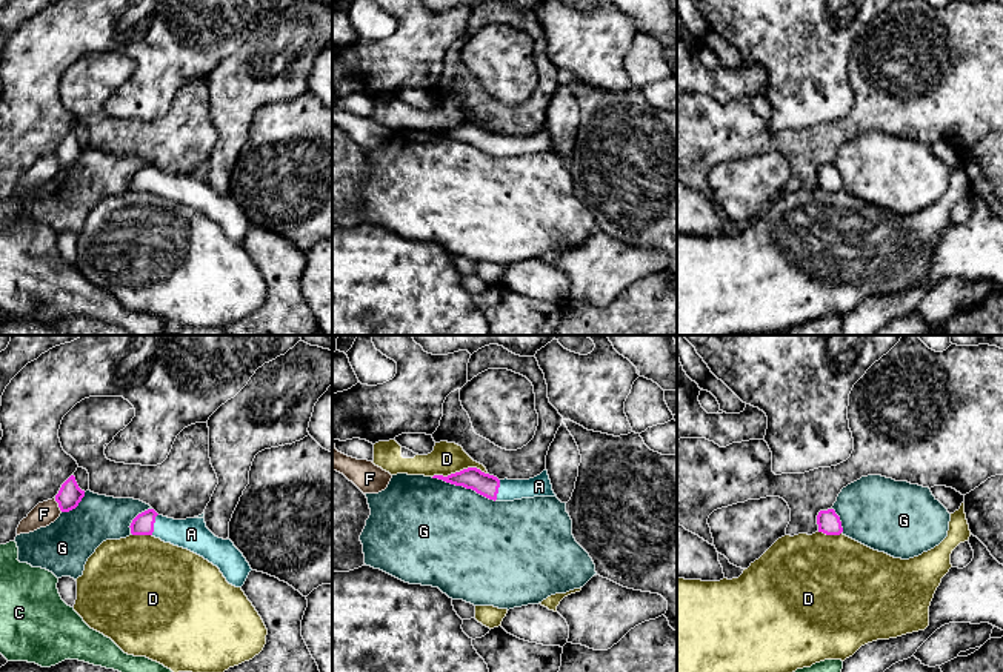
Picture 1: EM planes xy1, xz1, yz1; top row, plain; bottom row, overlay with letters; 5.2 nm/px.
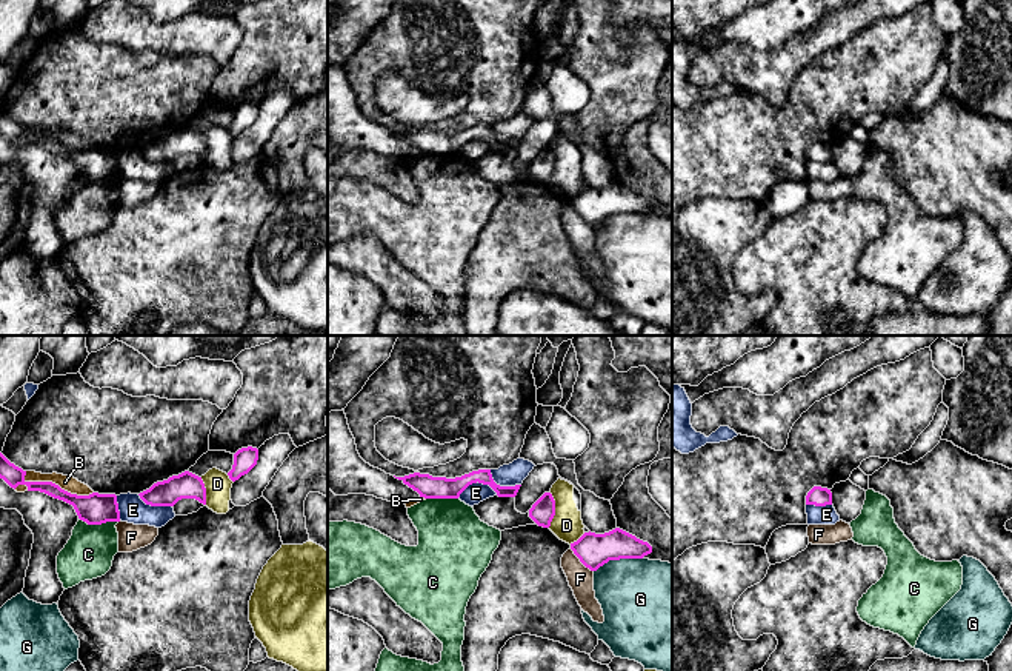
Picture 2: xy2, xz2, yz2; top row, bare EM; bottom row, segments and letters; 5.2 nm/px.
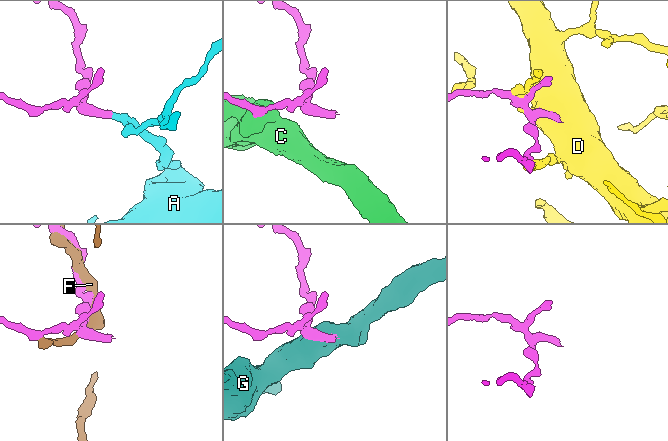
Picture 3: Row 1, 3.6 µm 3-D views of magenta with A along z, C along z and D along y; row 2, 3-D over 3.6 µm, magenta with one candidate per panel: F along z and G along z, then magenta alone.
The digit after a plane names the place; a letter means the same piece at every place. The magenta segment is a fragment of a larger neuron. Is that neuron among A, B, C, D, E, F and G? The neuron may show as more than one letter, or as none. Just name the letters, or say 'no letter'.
A

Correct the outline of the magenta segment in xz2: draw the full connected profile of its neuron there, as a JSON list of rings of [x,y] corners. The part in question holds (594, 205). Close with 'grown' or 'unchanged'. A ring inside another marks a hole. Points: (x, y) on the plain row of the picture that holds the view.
[[[620,183],[604,189],[584,188],[577,197],[571,199],[571,205],[591,226],[597,226],[609,215],[643,214],[652,208],[647,197]]]; unchanged

